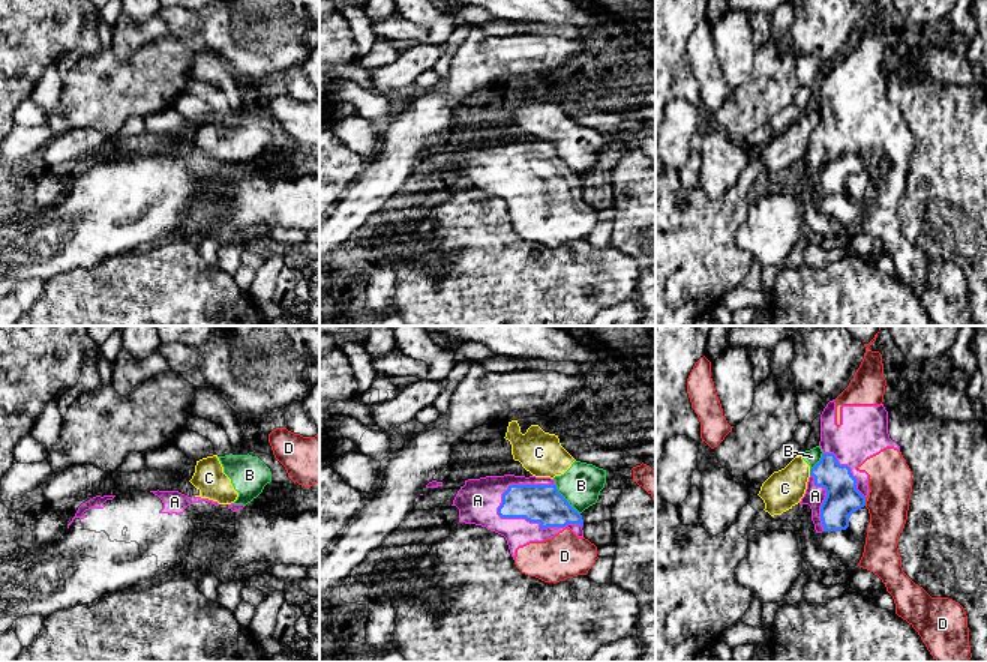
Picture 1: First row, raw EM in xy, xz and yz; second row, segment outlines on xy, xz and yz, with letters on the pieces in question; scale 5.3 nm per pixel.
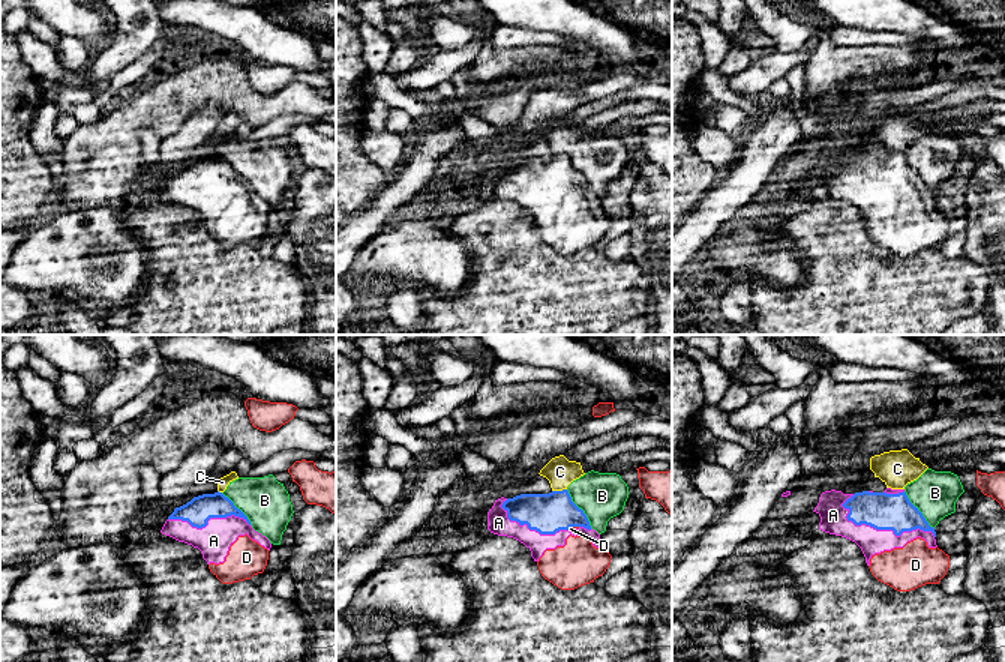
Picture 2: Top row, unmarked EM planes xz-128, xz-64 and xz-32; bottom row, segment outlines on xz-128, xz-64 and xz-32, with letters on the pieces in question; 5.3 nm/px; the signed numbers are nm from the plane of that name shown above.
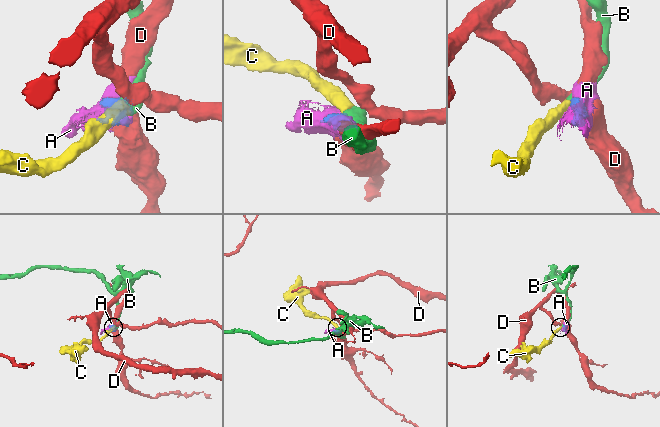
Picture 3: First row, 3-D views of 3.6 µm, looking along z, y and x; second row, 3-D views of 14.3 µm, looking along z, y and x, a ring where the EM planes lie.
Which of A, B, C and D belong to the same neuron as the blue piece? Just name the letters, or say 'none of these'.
A

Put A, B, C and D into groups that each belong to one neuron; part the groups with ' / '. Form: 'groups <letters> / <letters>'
groups A / B C / D

